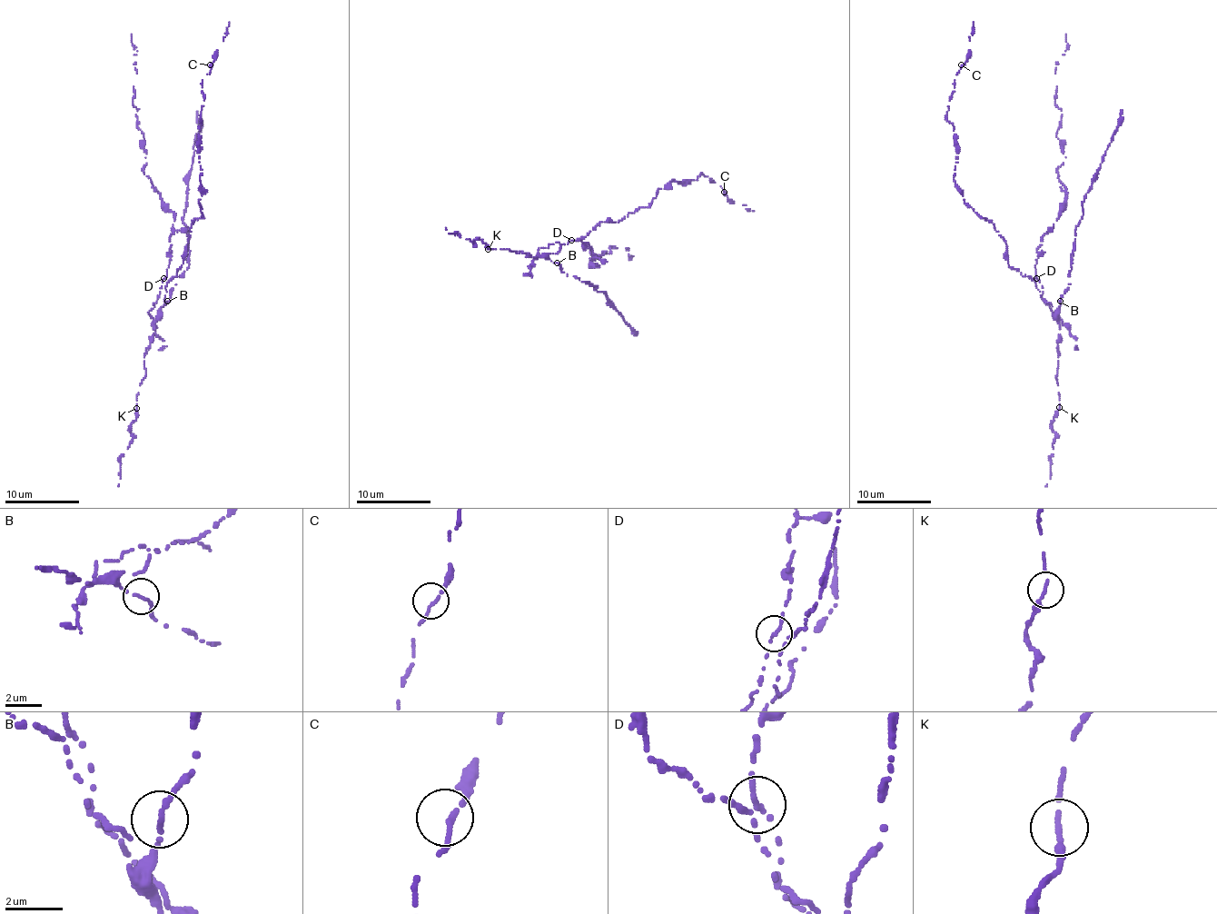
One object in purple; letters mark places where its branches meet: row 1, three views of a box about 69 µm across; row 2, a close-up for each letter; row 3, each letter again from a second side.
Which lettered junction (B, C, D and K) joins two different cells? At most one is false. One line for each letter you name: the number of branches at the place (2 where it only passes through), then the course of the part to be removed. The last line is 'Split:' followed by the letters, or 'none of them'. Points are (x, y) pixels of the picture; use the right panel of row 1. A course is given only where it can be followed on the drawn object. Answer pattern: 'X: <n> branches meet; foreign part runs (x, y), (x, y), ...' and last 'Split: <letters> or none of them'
D: 2 branches meet; foreign part runs (1037, 278), (1036, 248), (1066, 191), (1056, 170), (1065, 157), (1054, 103), (1065, 34)
Split: D

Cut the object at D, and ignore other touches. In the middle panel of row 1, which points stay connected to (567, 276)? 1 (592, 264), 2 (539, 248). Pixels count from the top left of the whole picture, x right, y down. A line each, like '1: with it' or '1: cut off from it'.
1: cut off from it
2: cut off from it

